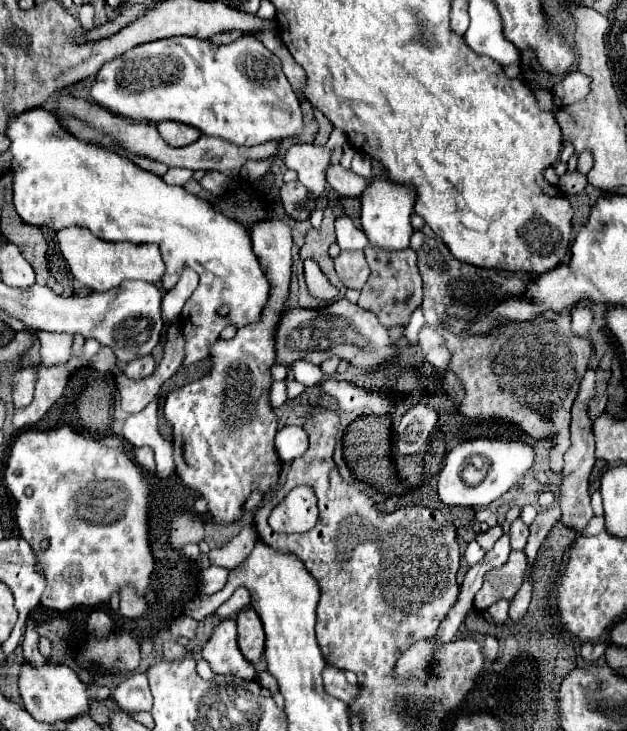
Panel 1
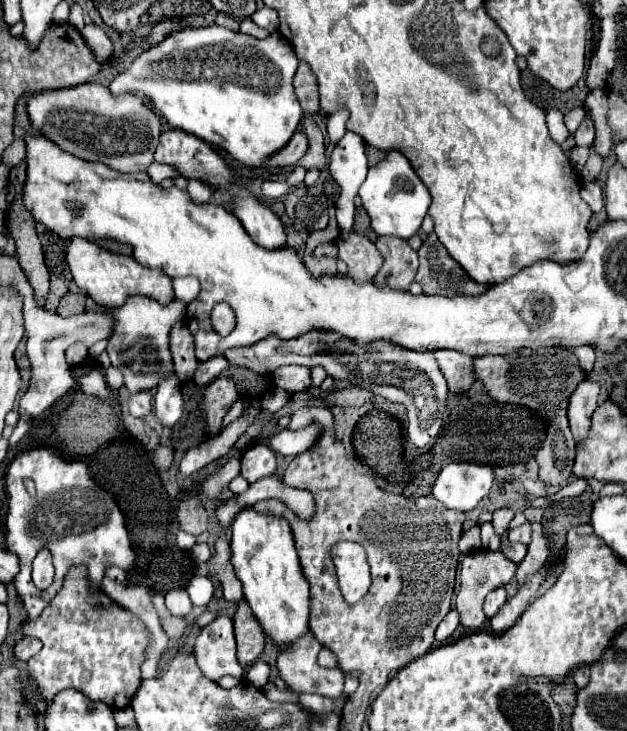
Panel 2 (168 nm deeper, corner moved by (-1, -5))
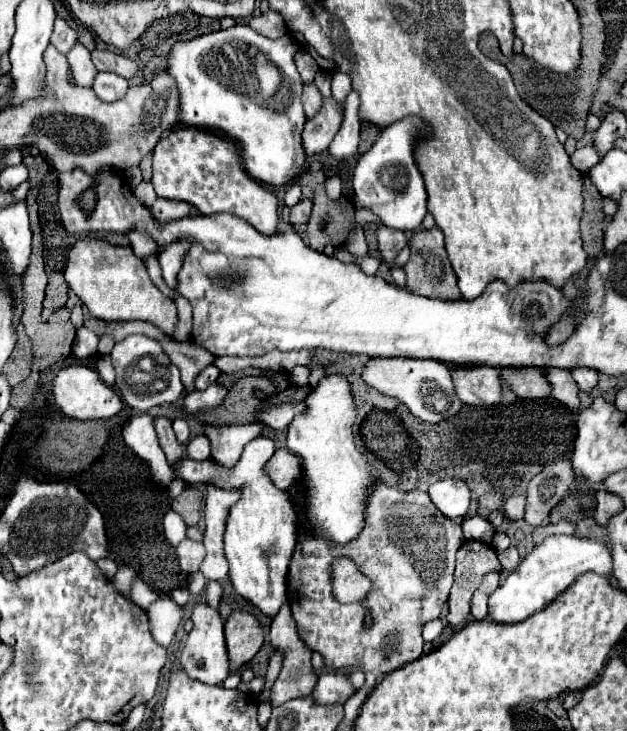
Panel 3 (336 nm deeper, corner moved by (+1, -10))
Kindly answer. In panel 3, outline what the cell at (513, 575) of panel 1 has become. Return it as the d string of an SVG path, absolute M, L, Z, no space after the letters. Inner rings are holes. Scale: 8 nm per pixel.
M465 541L457 551L455 583L447 601L447 623L451 627L461 627L469 621L471 597L487 571L501 571L495 549L481 541Z

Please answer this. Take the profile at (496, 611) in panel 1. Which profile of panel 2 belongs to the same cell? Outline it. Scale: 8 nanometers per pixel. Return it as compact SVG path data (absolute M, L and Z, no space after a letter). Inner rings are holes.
M497 588L493 594L489 594L489 598L485 598L485 614L487 618L495 616L507 602L507 594L505 594L505 588Z

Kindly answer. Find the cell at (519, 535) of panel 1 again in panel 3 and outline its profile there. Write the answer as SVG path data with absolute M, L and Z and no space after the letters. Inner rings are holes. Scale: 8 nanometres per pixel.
M511 545L505 551L501 551L499 553L499 563L501 563L503 571L513 571L519 565L519 551L517 551L517 547Z

